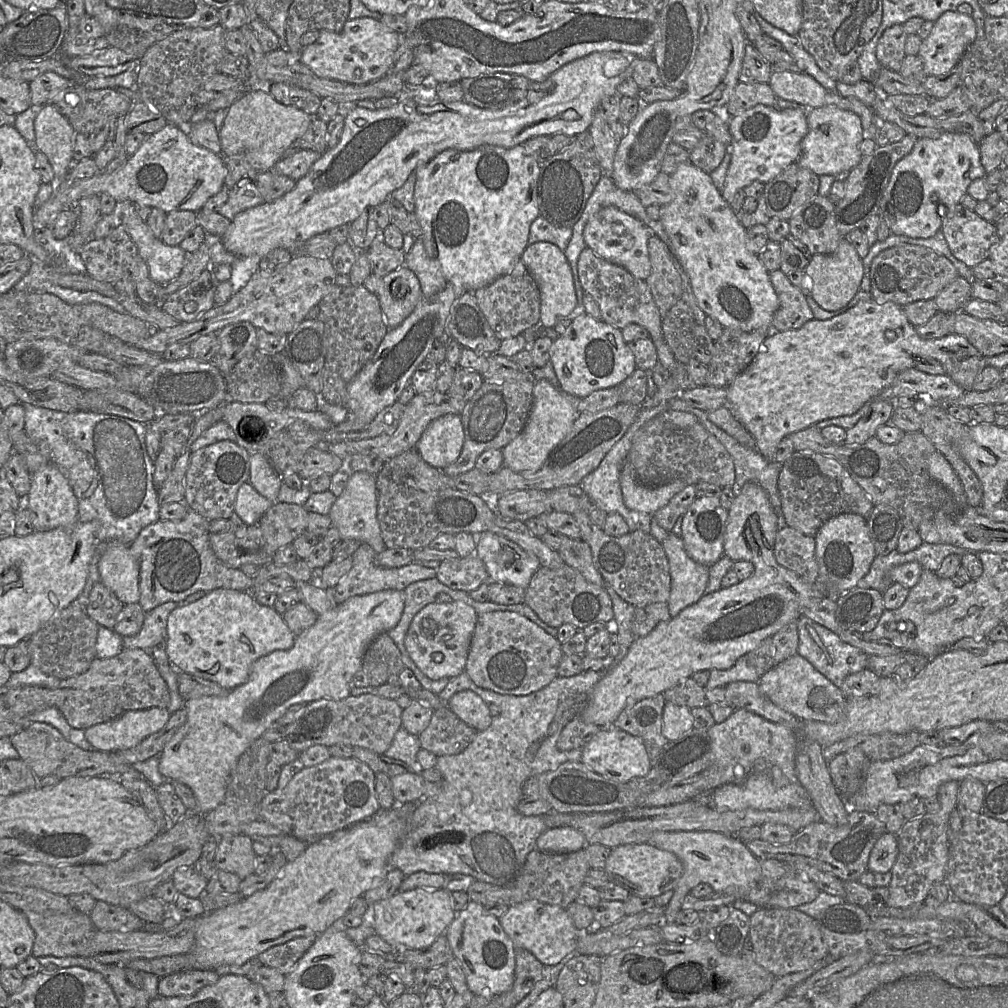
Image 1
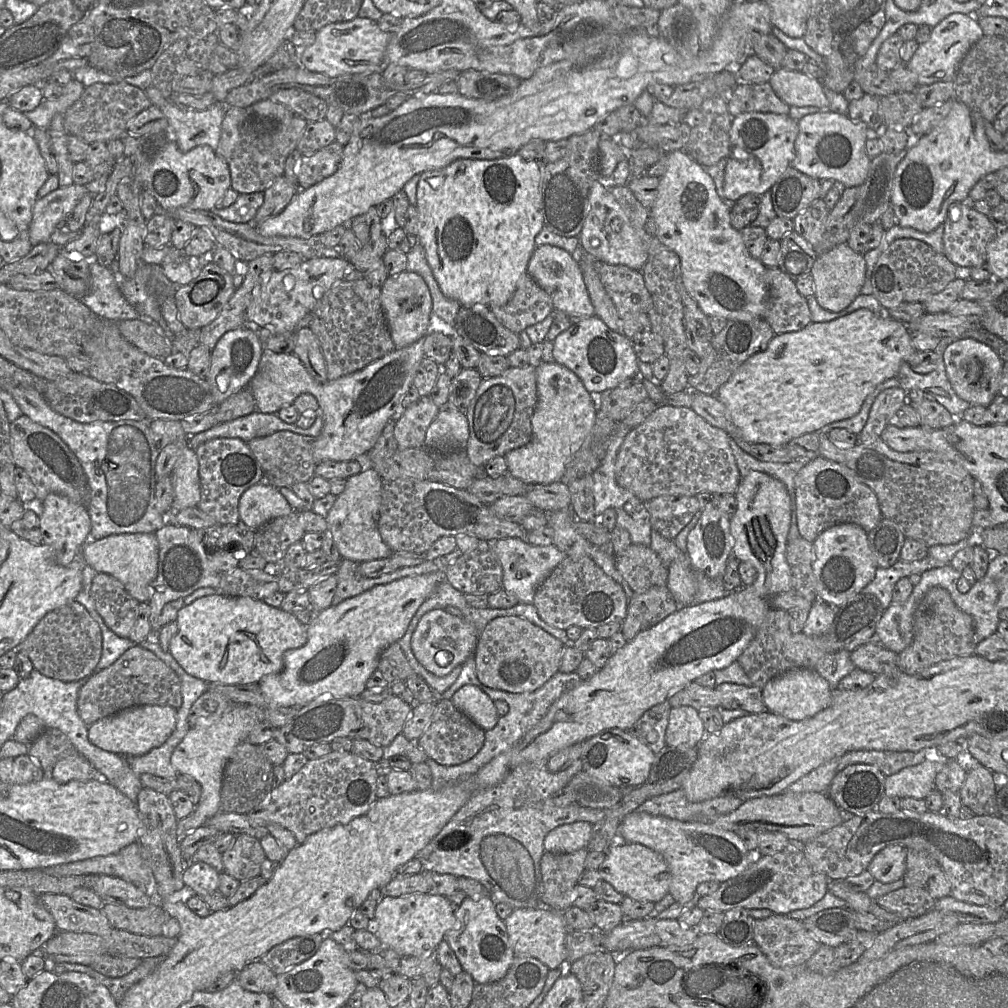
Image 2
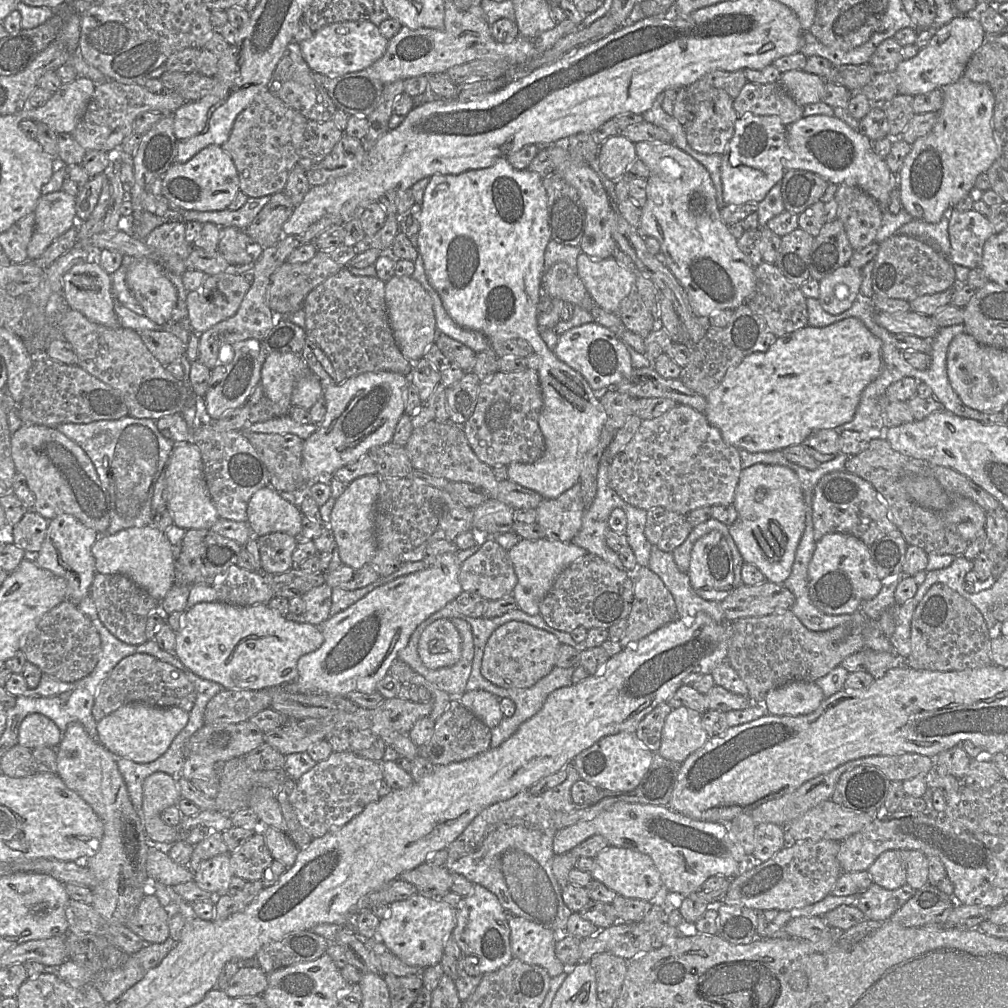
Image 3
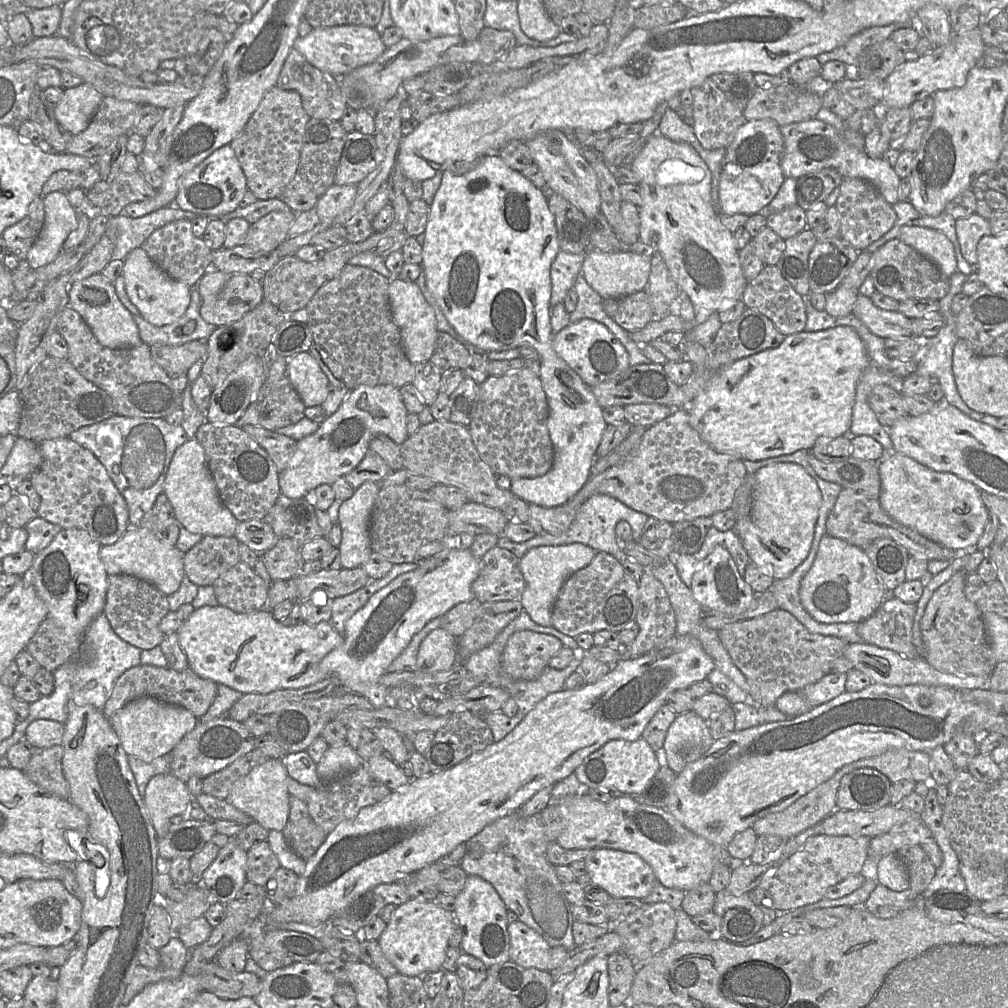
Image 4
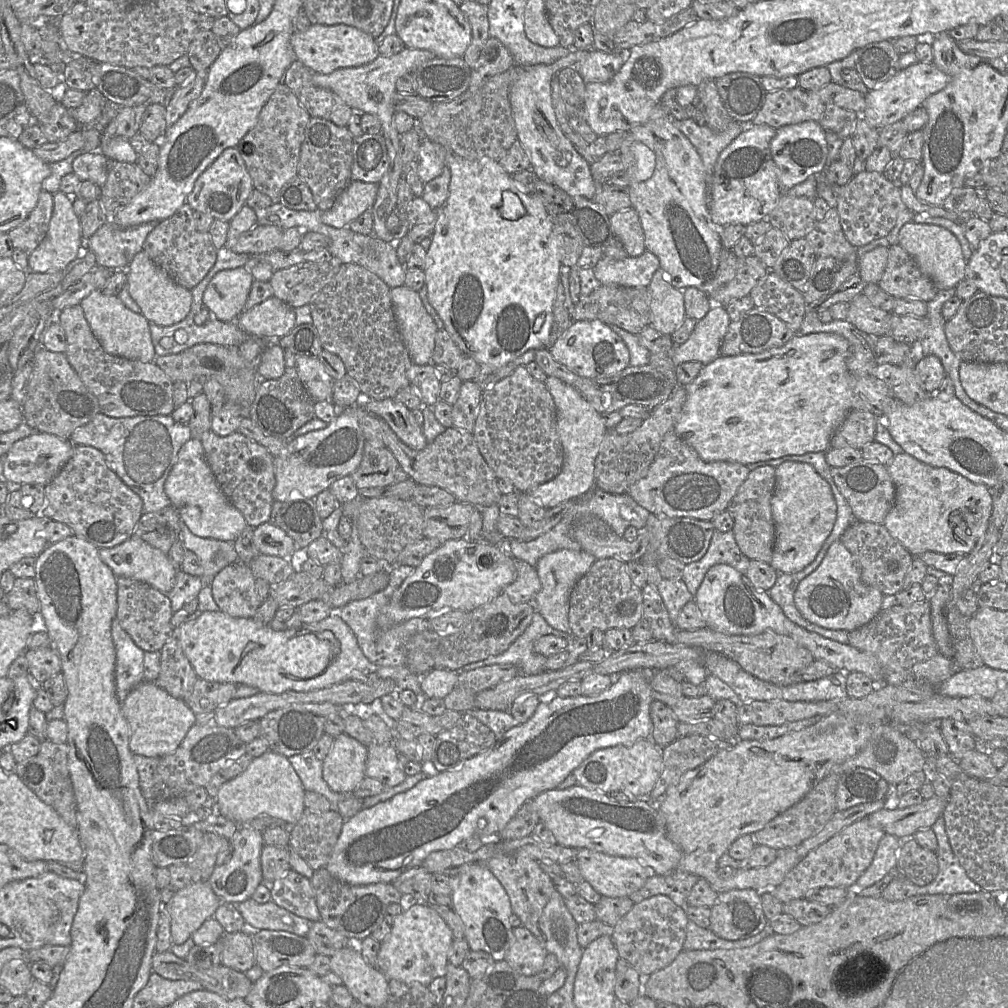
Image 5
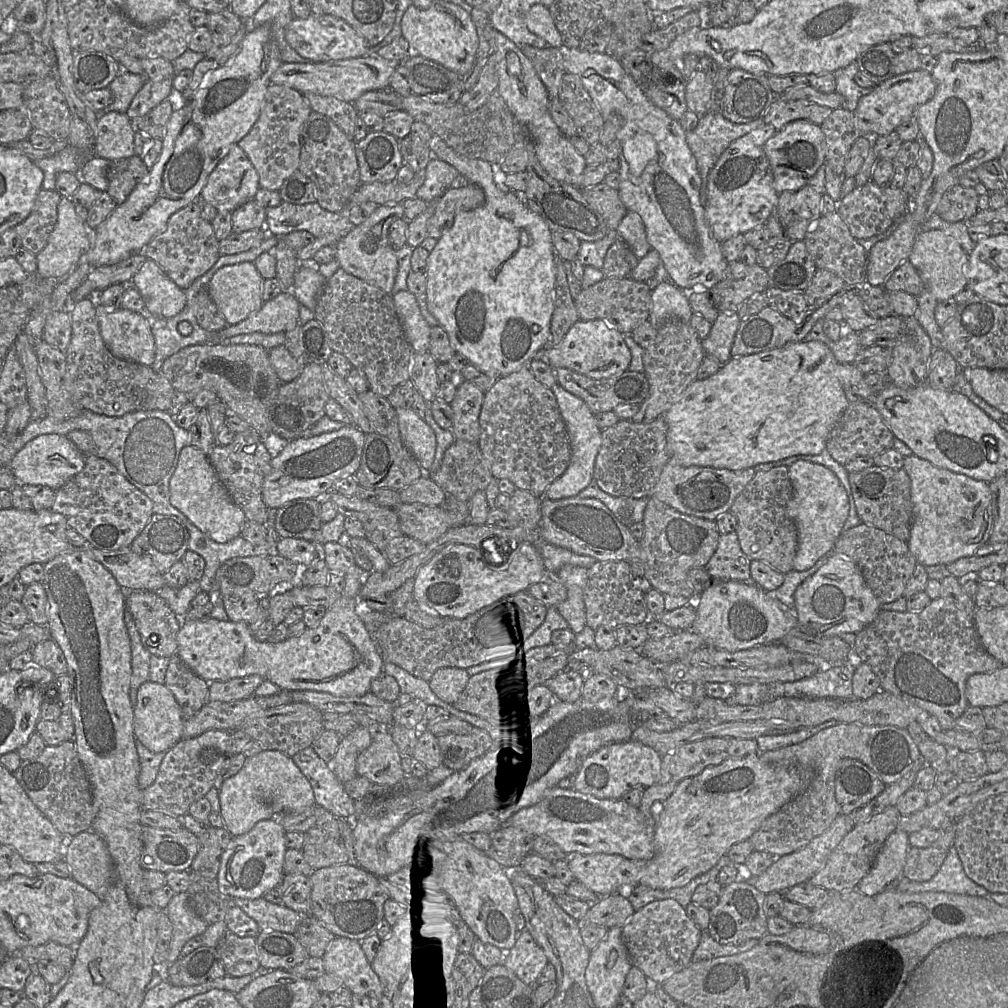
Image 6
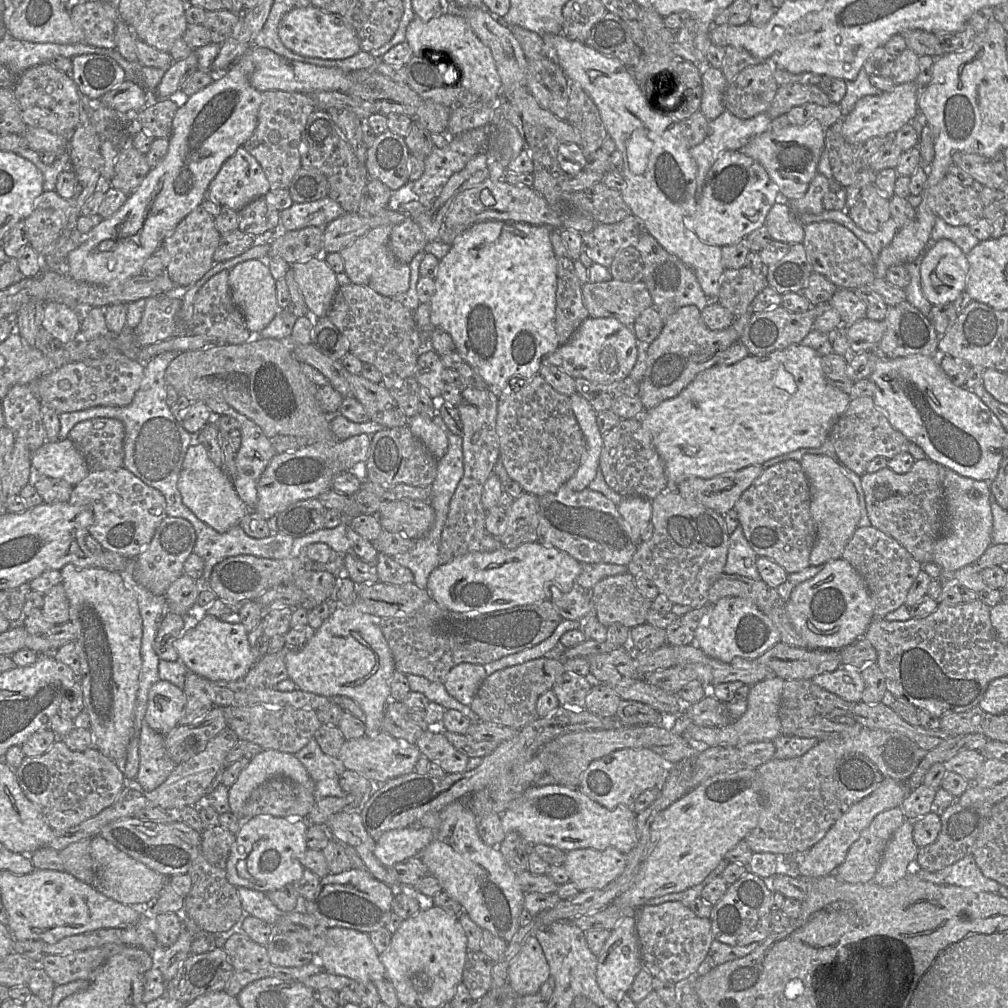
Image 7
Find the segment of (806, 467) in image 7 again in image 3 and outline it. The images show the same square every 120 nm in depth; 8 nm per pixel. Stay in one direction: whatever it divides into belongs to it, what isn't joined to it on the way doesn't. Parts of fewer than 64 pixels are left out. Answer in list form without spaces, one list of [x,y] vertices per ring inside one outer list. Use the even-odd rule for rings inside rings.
[[[758,463],[743,469],[736,488],[734,507],[737,520],[729,527],[745,563],[755,565],[765,576],[766,581],[783,584],[790,576],[798,544],[805,530],[806,508],[802,487],[797,474],[780,465]]]

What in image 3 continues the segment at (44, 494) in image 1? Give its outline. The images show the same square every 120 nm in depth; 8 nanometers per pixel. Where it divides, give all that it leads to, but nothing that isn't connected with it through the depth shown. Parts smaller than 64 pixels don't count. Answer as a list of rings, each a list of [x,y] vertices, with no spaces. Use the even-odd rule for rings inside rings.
[[[61,514],[49,521],[47,533],[40,551],[35,557],[36,564],[67,582],[66,600],[78,605],[89,595],[96,574],[95,559],[91,548],[99,538],[95,530],[85,526],[70,514]]]

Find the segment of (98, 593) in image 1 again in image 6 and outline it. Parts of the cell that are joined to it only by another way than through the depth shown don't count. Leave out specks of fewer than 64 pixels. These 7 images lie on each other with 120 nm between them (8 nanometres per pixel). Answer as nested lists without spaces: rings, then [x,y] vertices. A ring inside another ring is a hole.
[[[130,590],[126,591],[126,607],[133,617],[146,650],[152,655],[161,657],[171,657],[177,653],[177,634],[181,625],[180,621],[177,620],[177,615],[172,611],[165,599],[155,591]]]

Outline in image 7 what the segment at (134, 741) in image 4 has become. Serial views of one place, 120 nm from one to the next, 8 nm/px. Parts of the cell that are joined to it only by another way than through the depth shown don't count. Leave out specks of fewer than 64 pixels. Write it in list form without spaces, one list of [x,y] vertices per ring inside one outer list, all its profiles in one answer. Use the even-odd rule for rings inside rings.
[[[158,680],[148,693],[144,722],[153,730],[166,735],[179,725],[186,702],[183,689],[168,681]]]

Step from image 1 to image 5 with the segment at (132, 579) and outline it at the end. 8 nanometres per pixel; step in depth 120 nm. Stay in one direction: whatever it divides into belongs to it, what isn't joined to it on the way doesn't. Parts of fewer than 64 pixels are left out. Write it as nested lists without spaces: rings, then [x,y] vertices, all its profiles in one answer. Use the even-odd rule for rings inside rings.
[[[134,535],[112,548],[100,548],[99,556],[117,577],[147,583],[163,593],[174,587],[177,570],[167,554]]]

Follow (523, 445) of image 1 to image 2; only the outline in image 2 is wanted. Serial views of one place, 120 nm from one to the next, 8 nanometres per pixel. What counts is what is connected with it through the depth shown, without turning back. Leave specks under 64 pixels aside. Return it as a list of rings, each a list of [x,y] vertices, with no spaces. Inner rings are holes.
[[[541,362],[536,367],[537,403],[531,418],[530,441],[503,456],[508,472],[527,484],[560,482],[567,464],[590,433],[596,417],[597,402],[577,375],[556,362]]]

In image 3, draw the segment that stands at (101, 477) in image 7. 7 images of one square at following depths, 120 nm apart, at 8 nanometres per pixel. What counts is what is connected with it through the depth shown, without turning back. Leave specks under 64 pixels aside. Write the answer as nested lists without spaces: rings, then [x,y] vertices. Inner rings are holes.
[[[23,424],[11,435],[16,471],[26,477],[35,495],[34,510],[48,520],[70,514],[98,534],[107,534],[110,496],[86,452],[56,428]]]

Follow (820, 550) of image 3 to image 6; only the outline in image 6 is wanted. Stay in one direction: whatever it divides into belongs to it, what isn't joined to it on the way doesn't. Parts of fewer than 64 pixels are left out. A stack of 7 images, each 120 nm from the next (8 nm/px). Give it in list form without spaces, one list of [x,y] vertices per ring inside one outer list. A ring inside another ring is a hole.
[[[834,553],[812,576],[803,581],[794,593],[794,609],[799,625],[824,637],[858,633],[873,622],[880,602],[867,586],[859,567],[850,559]]]

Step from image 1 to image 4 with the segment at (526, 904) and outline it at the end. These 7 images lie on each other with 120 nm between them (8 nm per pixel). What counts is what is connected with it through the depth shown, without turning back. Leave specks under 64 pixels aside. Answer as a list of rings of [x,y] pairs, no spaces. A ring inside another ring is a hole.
[[[517,920],[508,924],[509,958],[523,968],[548,971],[551,947],[534,929]]]

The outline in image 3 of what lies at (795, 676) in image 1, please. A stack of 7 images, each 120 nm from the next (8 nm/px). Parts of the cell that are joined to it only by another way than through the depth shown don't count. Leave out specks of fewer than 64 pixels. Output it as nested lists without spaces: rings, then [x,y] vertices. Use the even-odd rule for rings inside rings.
[[[794,680],[769,690],[763,705],[773,715],[807,715],[825,699],[816,682]]]

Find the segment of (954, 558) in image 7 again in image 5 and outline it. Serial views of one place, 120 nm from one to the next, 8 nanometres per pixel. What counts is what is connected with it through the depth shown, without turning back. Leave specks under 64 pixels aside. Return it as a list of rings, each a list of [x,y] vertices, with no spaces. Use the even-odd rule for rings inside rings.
[[[901,453],[894,455],[892,461],[885,465],[887,466],[887,470],[891,476],[891,479],[895,485],[896,494],[895,494],[895,502],[892,509],[888,512],[883,522],[884,527],[889,531],[889,533],[897,539],[904,548],[908,550],[908,552],[913,555],[914,557],[918,557],[920,554],[923,554],[927,551],[938,552],[943,554],[952,554],[952,553],[961,553],[961,554],[968,554],[970,553],[979,542],[979,540],[984,536],[986,533],[988,526],[990,524],[990,516],[992,514],[992,494],[991,489],[987,488],[985,485],[982,484],[975,484],[962,475],[949,470],[948,468],[943,467],[933,467],[927,465],[925,463],[920,462],[919,460],[915,459],[911,455],[907,453]]]

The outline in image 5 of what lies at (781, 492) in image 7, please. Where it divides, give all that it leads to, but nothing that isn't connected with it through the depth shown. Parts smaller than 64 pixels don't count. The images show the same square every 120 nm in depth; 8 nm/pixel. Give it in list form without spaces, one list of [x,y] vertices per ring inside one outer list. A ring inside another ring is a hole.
[[[762,466],[750,471],[739,487],[727,510],[733,518],[733,534],[740,551],[749,560],[770,565],[773,553],[775,529],[772,519],[771,499],[775,489],[775,467]]]

